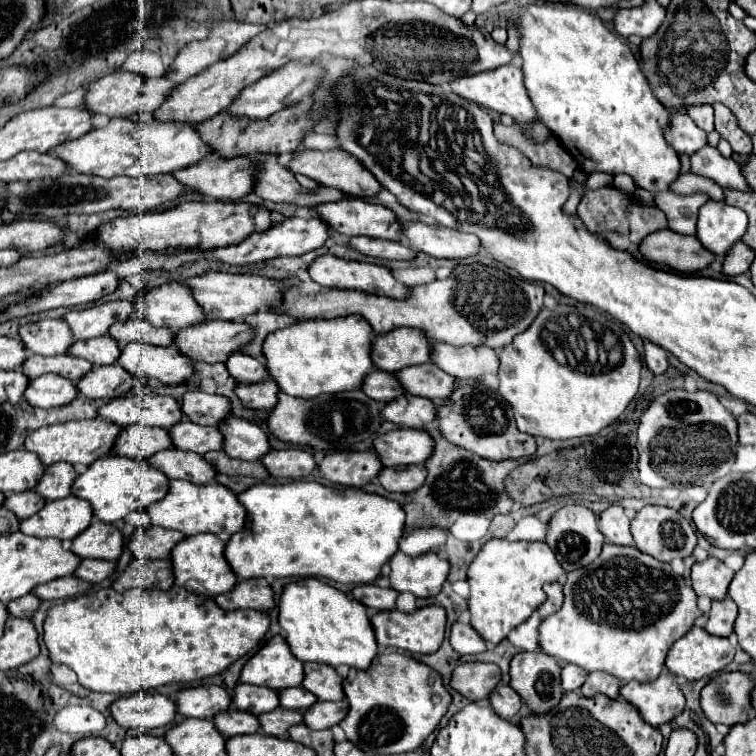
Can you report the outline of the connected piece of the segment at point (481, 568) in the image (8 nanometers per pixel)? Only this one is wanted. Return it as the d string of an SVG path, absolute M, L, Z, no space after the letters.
M487 541L467 569L467 581L471 585L471 597L467 601L471 627L481 639L497 645L511 629L527 621L531 613L545 601L543 585L559 581L563 573L563 567L557 563L553 551L543 541Z

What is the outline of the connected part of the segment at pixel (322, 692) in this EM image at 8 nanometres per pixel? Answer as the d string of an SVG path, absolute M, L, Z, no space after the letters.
M305 663L303 665L305 679L303 687L311 691L319 701L341 701L343 695L343 679L331 667L323 663Z

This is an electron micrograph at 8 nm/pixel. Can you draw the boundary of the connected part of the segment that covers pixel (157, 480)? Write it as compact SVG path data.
M109 455L103 461L97 459L95 463L91 463L87 471L75 479L75 483L71 485L71 495L89 501L93 509L93 517L97 521L111 525L133 511L141 511L151 503L161 501L167 493L167 487L169 487L169 479L161 471L153 469L151 465L145 465L129 457Z

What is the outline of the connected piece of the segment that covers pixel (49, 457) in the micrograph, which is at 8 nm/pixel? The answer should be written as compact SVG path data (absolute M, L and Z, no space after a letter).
M93 419L93 421L67 421L57 425L47 425L41 429L35 429L25 439L25 449L35 453L43 465L53 465L57 461L65 461L71 465L89 465L99 455L109 453L115 437L119 435L119 427L105 419Z

